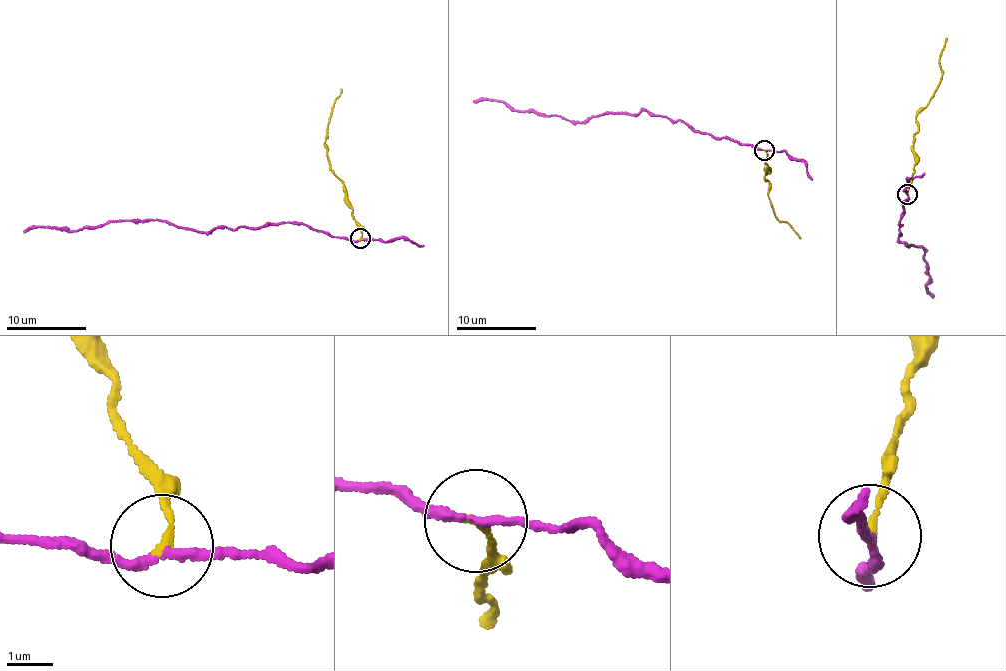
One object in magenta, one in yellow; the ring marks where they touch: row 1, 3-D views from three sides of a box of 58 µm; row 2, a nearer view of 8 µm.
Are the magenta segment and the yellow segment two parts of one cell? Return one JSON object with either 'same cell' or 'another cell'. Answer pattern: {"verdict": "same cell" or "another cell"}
{"verdict": "another cell"}

